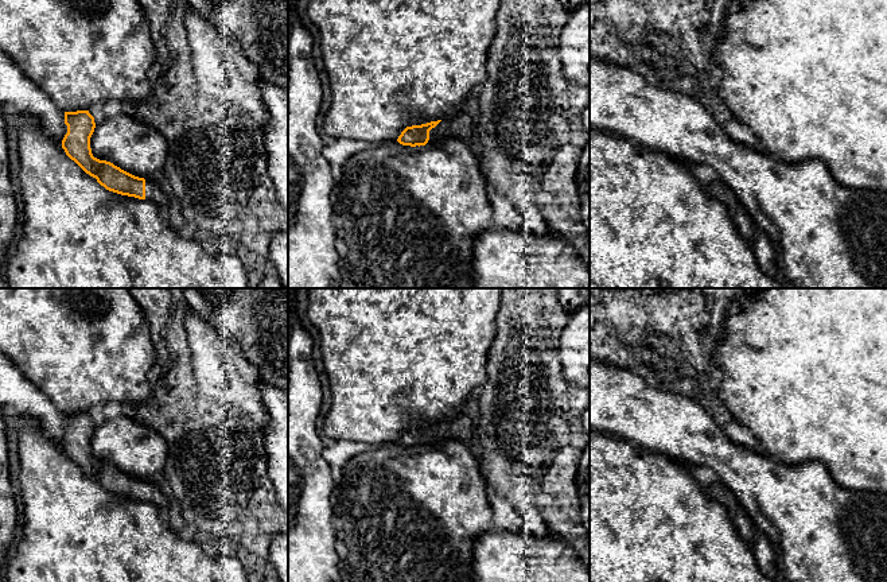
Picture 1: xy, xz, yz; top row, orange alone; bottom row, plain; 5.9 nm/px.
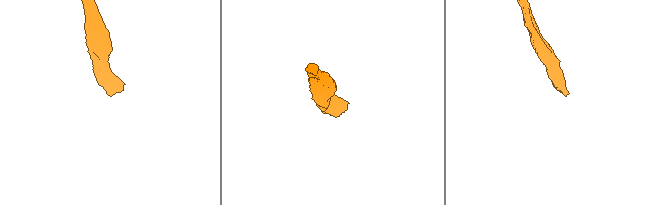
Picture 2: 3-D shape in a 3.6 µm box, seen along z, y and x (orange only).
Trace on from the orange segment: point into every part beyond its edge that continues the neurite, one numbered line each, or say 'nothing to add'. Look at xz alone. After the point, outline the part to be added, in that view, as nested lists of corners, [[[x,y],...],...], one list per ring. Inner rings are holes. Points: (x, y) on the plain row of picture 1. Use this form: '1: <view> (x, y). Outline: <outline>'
1: xz (459, 429). Outline: [[[460,412],[455,418],[441,422],[435,430],[432,430],[427,446],[448,439],[459,441],[462,443],[471,442],[472,424],[472,420]]]

